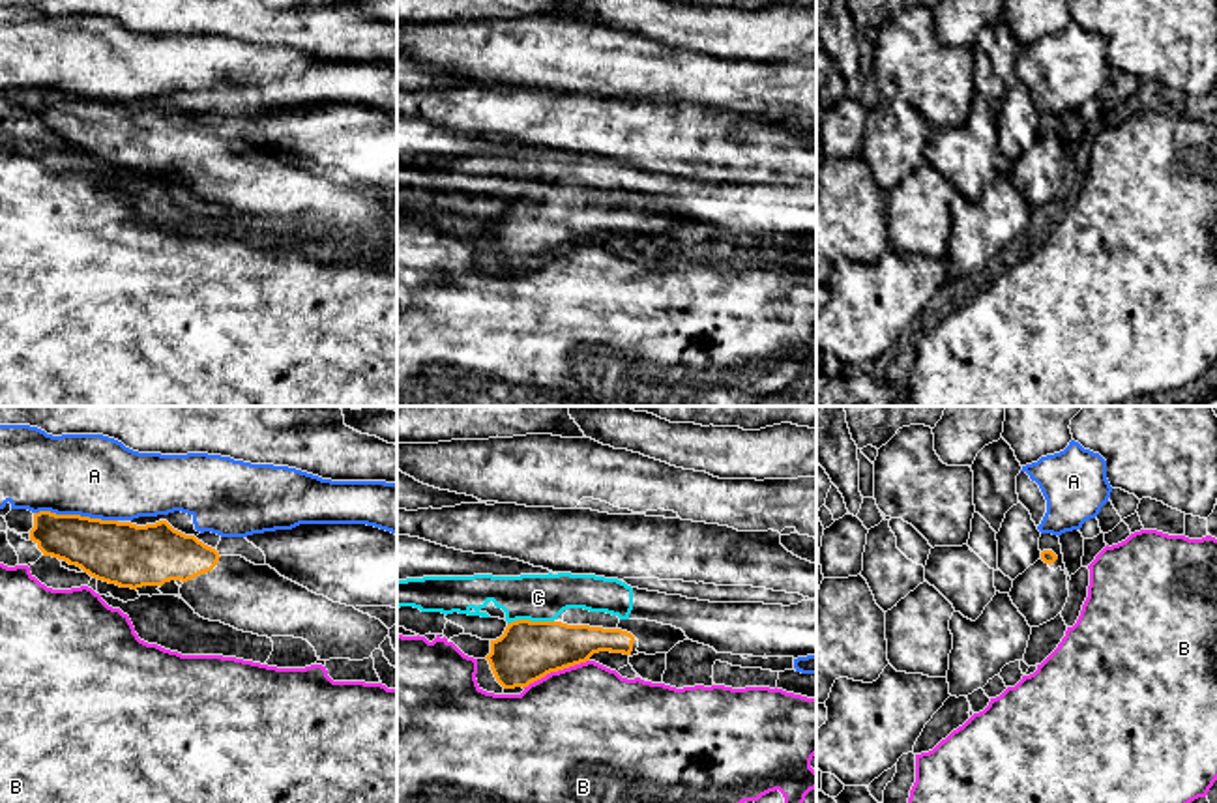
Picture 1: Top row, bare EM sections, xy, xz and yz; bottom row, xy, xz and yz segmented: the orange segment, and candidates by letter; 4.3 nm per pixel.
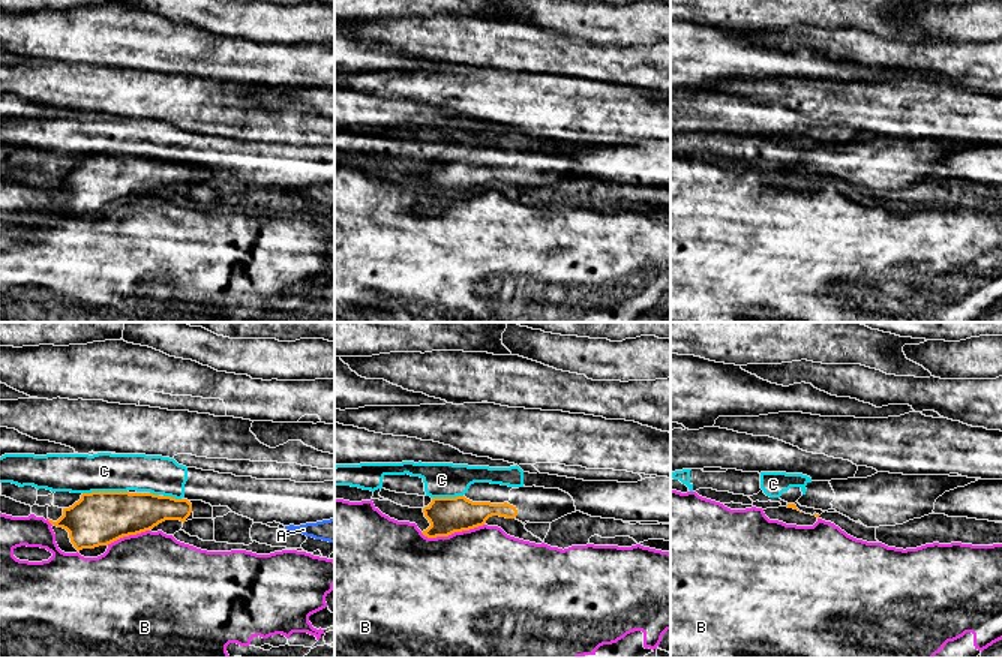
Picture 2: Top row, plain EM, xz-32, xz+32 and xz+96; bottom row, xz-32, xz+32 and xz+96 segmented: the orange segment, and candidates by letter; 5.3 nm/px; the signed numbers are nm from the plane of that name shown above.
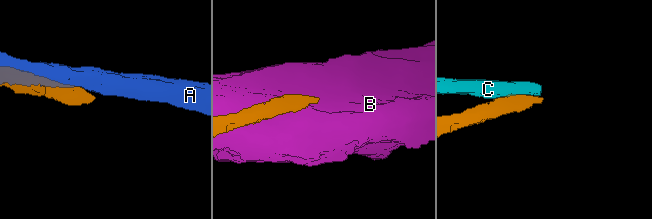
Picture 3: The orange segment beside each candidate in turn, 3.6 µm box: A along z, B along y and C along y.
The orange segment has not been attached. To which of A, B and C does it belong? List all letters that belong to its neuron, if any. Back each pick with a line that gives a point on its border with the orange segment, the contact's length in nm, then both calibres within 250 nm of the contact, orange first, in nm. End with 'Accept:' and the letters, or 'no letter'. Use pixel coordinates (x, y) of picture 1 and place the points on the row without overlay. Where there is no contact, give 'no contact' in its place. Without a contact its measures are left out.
Accept: no letter

